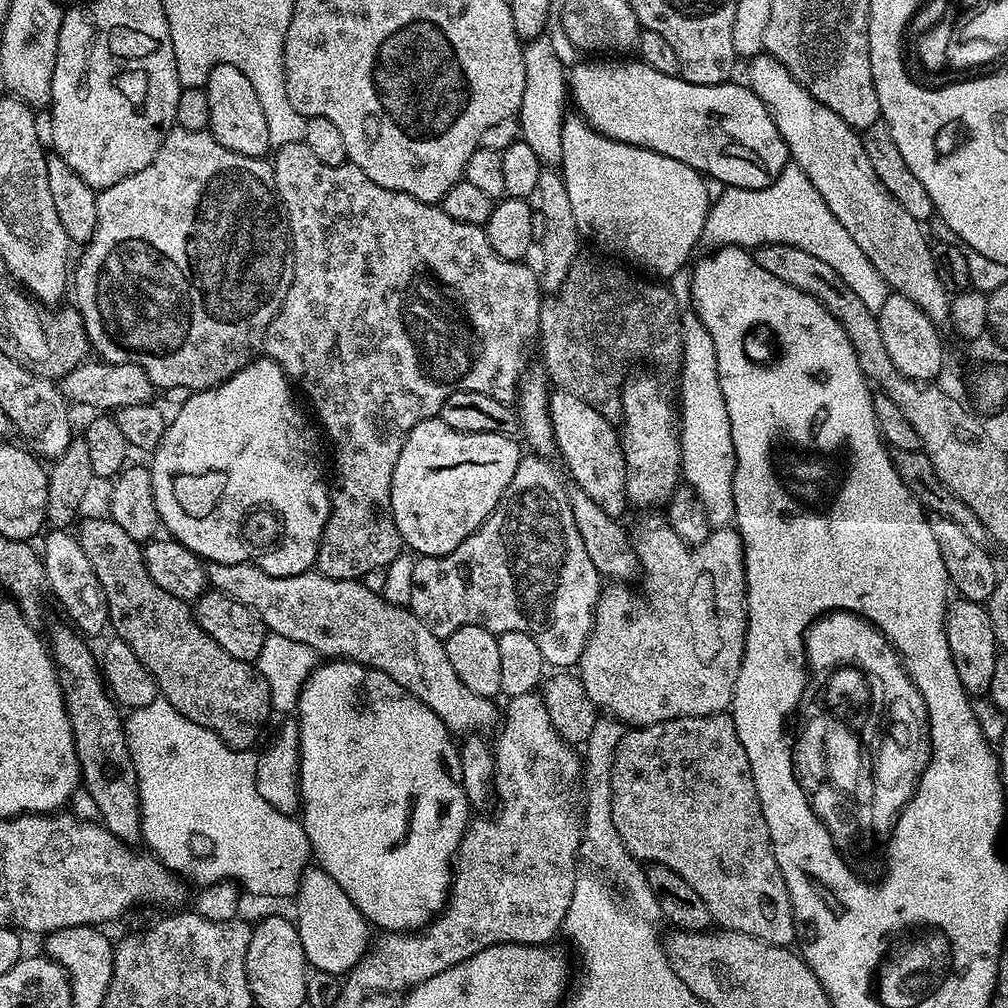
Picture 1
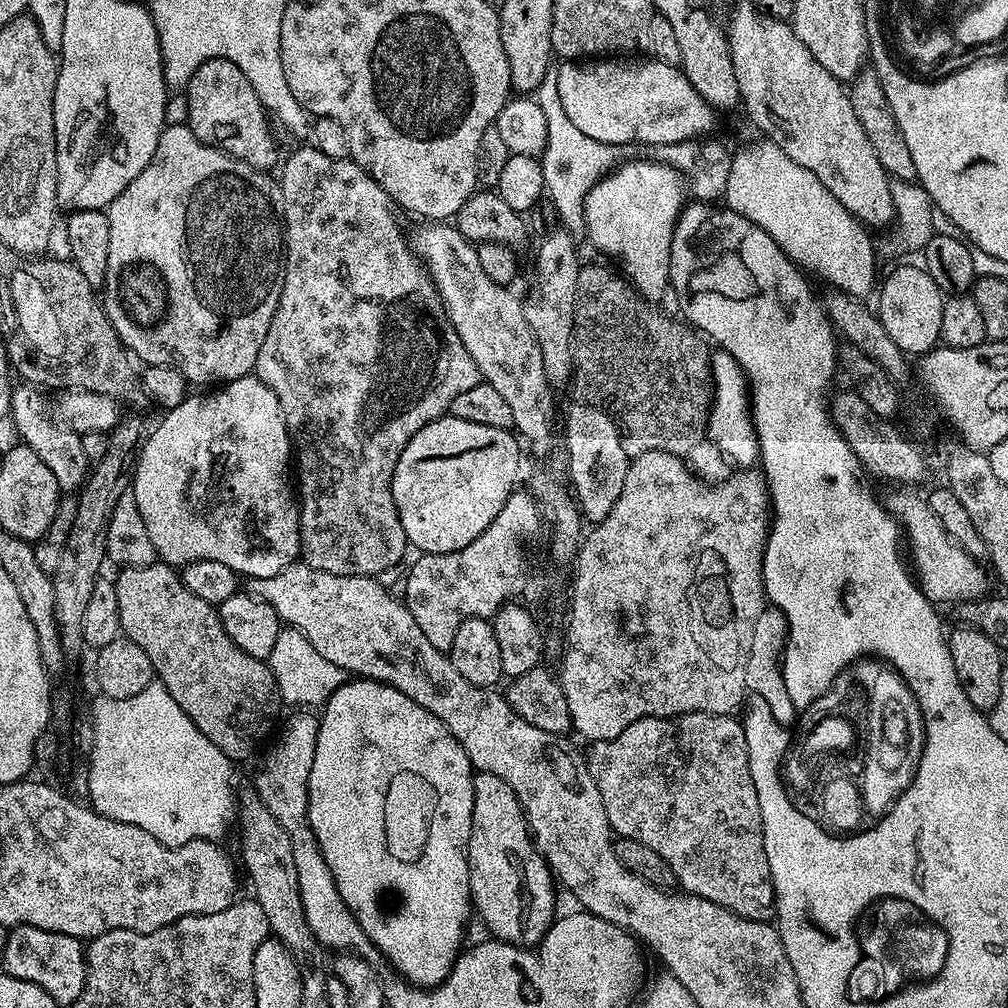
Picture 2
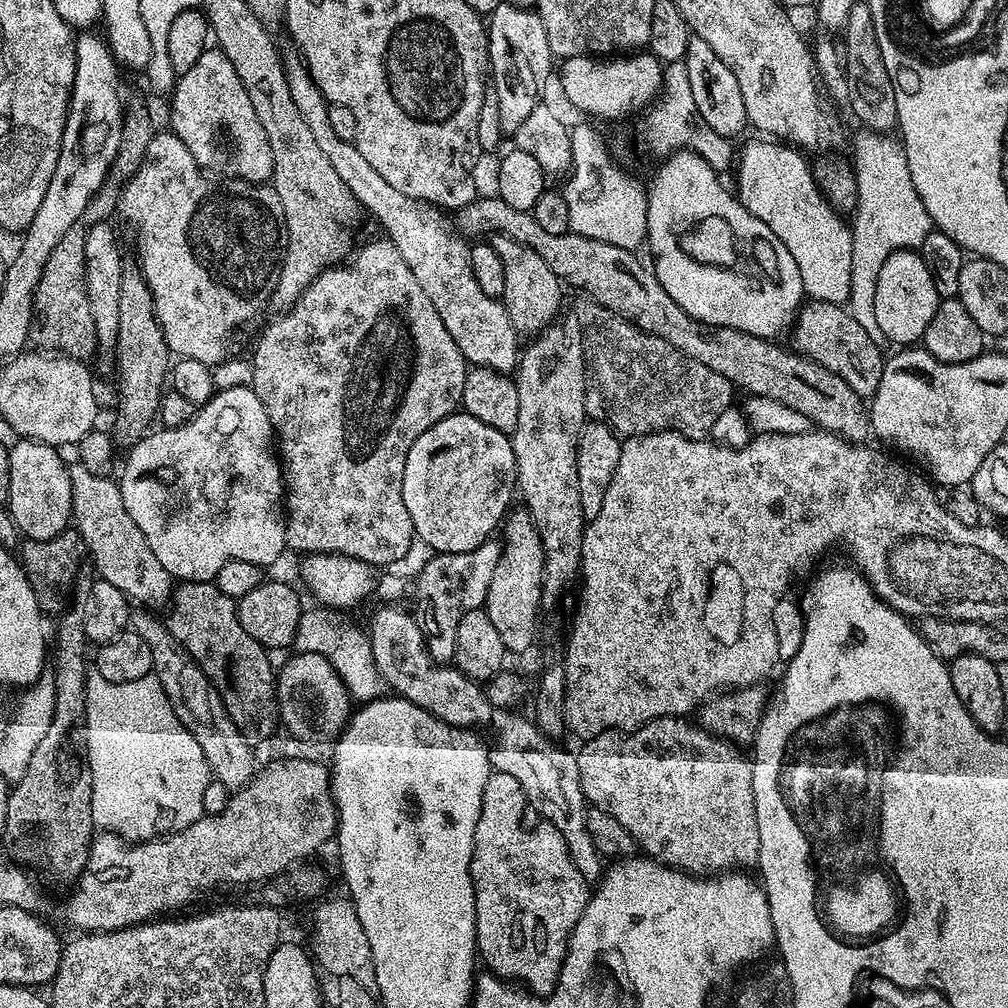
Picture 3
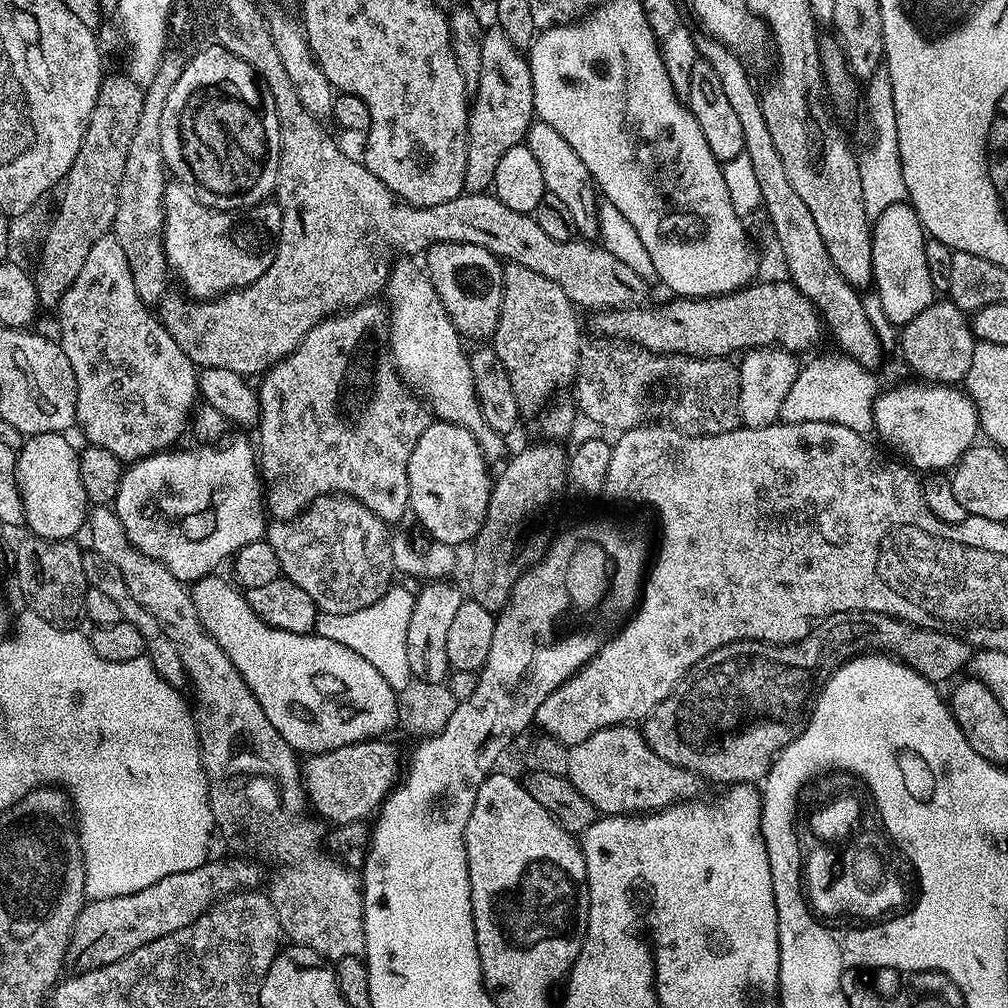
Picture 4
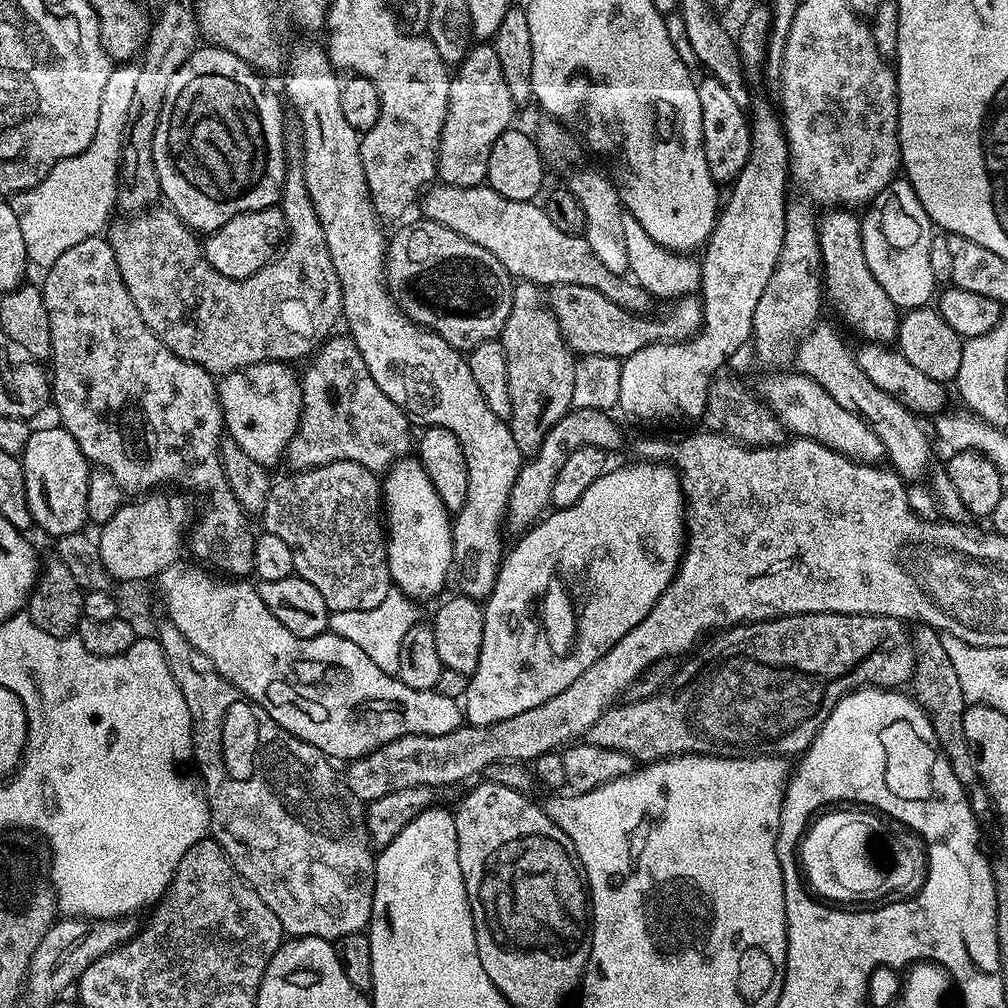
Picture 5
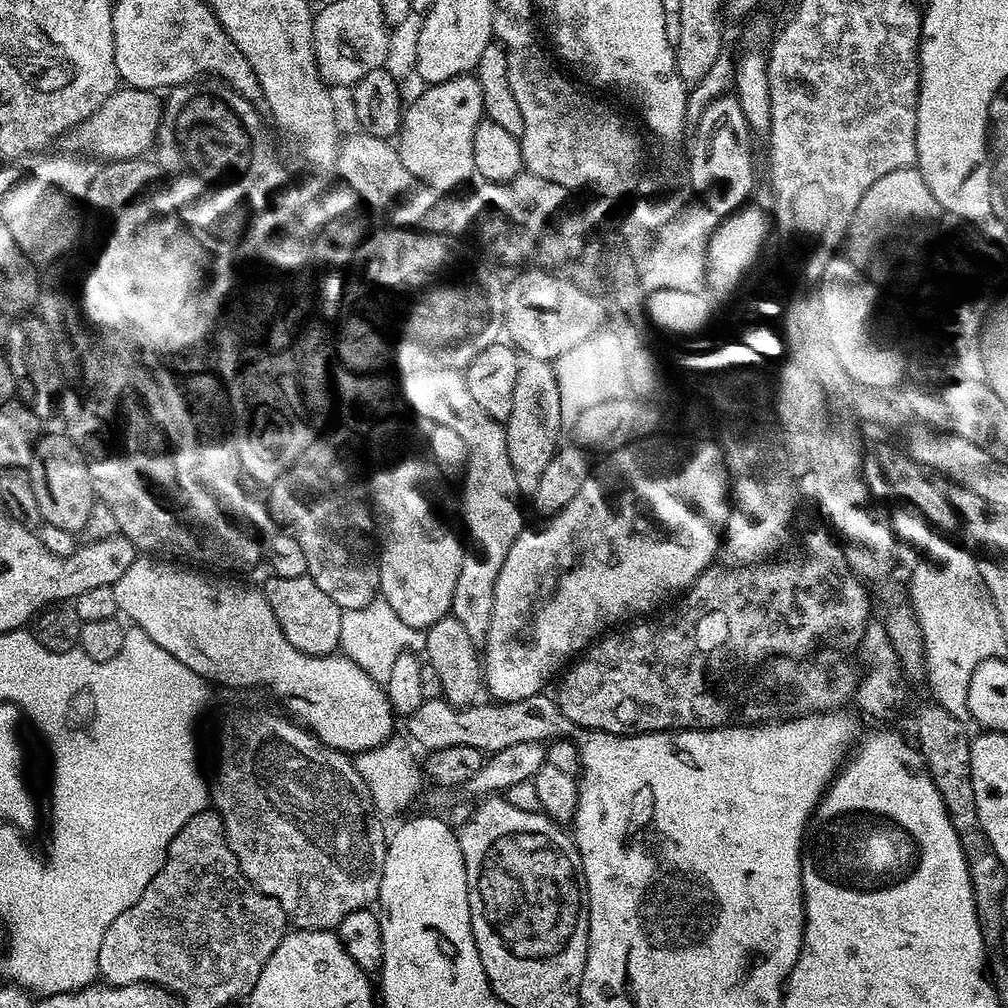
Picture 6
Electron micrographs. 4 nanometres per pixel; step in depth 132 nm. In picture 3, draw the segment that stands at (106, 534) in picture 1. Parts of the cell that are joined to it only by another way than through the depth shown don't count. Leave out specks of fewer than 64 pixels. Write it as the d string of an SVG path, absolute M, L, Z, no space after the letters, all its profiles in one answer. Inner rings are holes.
M190 580L181 583L173 591L170 597L172 613L166 616L166 623L174 638L185 652L191 656L192 661L204 671L206 678L210 681L217 694L222 698L224 708L228 711L228 716L238 726L238 730L249 741L264 740L280 720L280 703L276 701L276 677L277 669L272 669L272 664L268 661L269 649L263 648L246 630L242 630L242 622L238 618L236 609L237 601L232 600L222 590L218 590L215 582L207 580Z

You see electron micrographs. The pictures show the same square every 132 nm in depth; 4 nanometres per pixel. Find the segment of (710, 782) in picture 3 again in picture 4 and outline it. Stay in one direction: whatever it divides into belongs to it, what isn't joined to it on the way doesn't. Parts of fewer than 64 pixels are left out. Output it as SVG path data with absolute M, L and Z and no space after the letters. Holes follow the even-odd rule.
M628 722L598 730L594 734L590 734L590 738L571 745L568 752L567 777L569 782L578 790L578 794L582 794L582 798L586 798L586 802L590 802L596 807L597 813L606 816L634 816L659 812L661 808L687 802L701 795L701 777L682 766L671 764L666 758L659 756L648 745L643 731Z

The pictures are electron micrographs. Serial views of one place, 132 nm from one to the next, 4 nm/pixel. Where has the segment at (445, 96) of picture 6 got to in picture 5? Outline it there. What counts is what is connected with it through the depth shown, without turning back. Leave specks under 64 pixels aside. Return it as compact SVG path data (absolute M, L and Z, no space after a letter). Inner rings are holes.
M491 42L469 48L466 58L455 69L450 86L448 113L440 135L440 153L436 159L438 176L443 183L478 188L487 181L490 150L502 133L513 127L512 115L518 106L510 98L502 66Z

